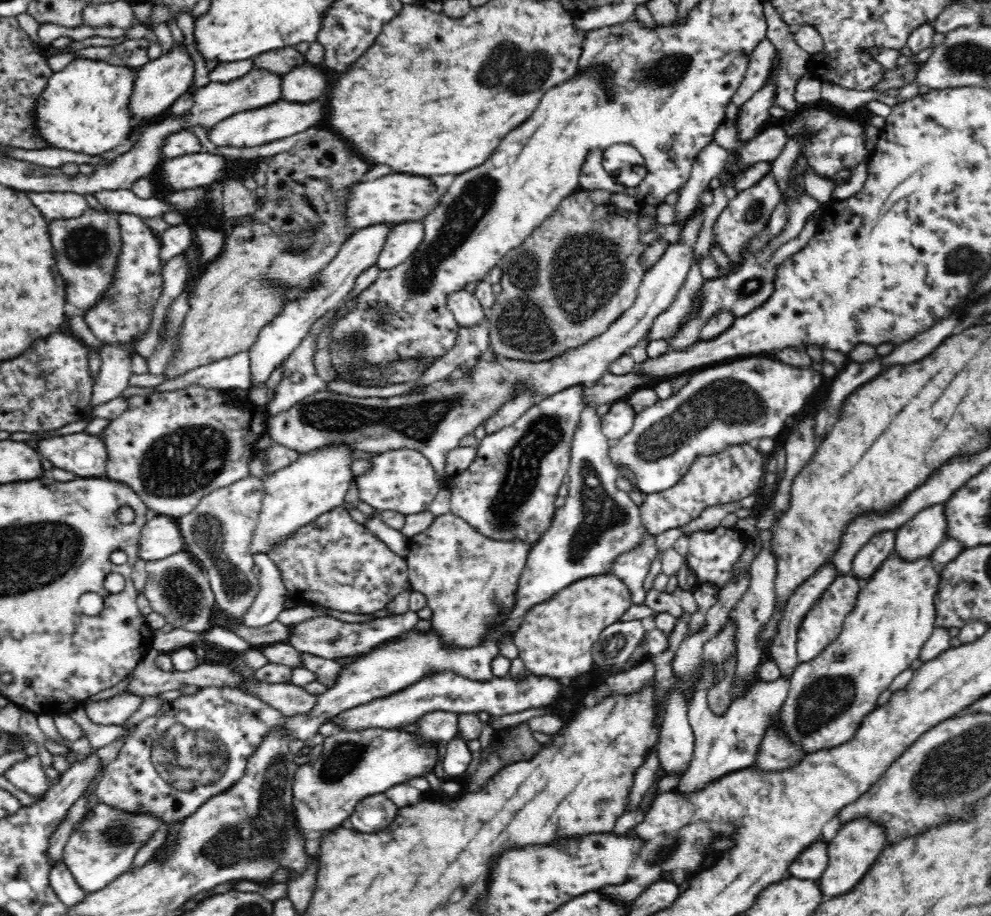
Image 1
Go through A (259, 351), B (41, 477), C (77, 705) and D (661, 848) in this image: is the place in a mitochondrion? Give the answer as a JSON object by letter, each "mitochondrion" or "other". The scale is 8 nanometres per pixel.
{"A":"other","B":"other","C":"other","D":"mitochondrion"}

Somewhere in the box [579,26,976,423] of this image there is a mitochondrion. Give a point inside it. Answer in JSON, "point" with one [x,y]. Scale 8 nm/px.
{"point":[665,69]}

